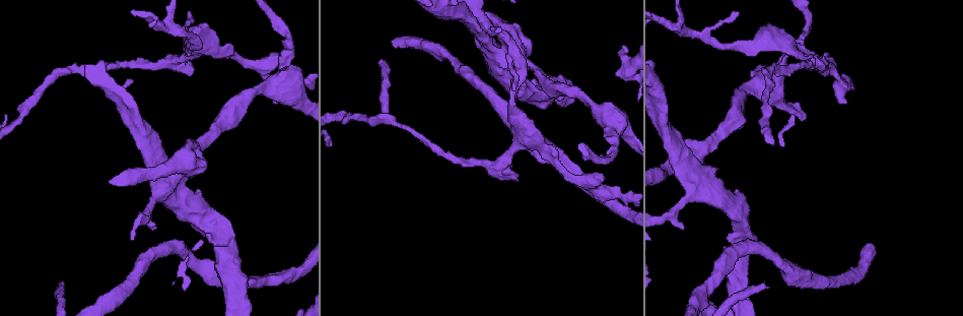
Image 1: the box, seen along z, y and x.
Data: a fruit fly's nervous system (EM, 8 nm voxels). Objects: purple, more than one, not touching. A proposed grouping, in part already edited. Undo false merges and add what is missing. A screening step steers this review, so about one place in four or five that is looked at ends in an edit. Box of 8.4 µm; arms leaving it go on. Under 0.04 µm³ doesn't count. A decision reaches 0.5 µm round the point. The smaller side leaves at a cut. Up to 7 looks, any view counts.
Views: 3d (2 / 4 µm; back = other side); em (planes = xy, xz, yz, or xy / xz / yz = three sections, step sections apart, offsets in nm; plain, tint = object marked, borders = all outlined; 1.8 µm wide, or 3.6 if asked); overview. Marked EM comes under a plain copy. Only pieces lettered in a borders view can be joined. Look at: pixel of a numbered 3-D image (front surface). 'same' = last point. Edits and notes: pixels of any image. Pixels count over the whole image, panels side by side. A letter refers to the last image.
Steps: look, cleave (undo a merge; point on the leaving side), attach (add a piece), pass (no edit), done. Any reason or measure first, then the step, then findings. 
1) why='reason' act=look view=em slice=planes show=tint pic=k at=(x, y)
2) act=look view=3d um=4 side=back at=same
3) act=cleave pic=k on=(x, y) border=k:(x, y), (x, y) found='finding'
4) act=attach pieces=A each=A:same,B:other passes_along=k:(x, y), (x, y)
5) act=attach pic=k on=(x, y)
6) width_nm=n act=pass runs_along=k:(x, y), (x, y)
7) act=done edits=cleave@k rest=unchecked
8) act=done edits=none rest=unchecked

why='an open end' act=look view=3d um=4 pic=1 at=(846, 101)

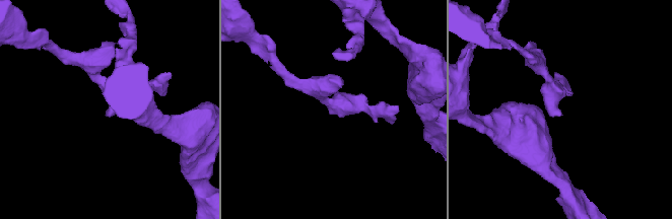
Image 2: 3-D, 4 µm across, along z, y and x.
act=look view=em slice=xy step=16 show=tint pic=2 at=(559, 113)

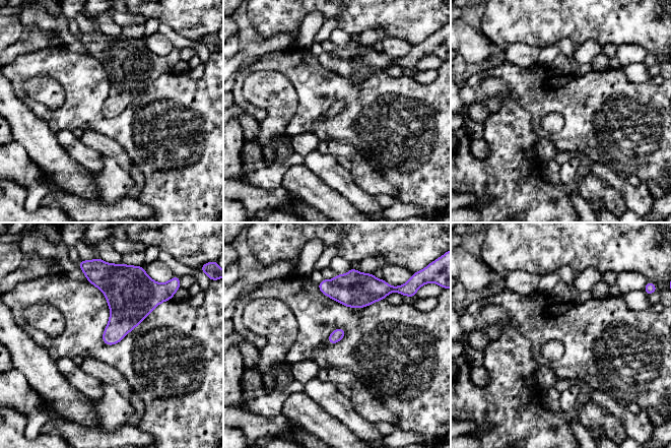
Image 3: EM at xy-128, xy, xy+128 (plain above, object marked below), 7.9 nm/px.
why='cut it another way' act=look view=em slice=planes show=borders at=same

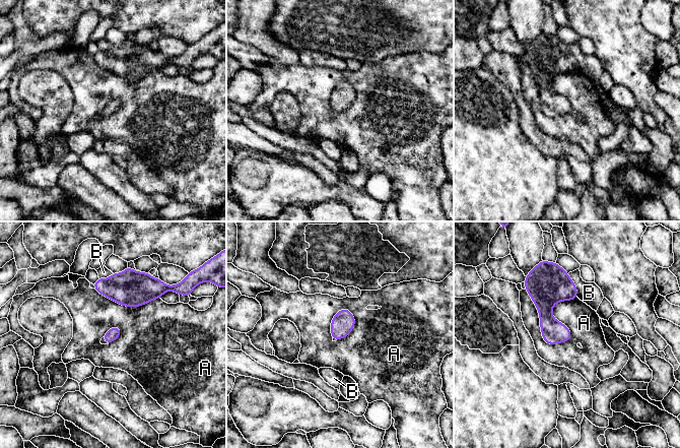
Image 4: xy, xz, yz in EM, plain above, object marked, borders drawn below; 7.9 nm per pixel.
act=pass each=A:other,B:other border=4:(525, 290), (542, 338), (568, 341) found='no lettered piece goes on from it'

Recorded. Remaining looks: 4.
why='branch stops here' act=look view=em slice=yz step=16 show=tint pic=1 at=(517, 178)

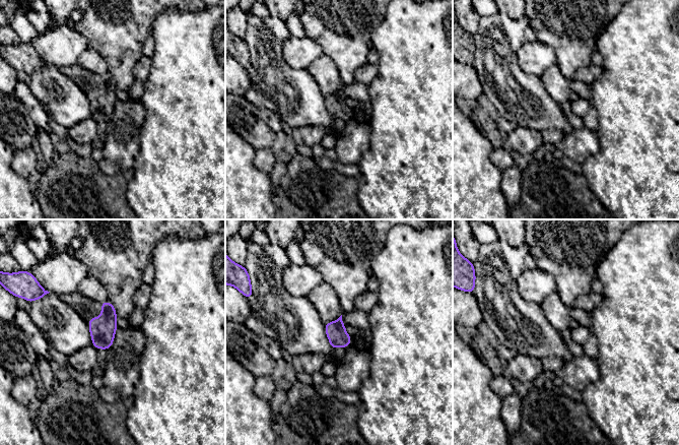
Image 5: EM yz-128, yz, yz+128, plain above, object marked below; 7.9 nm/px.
act=look view=em slice=planes show=borders at=same

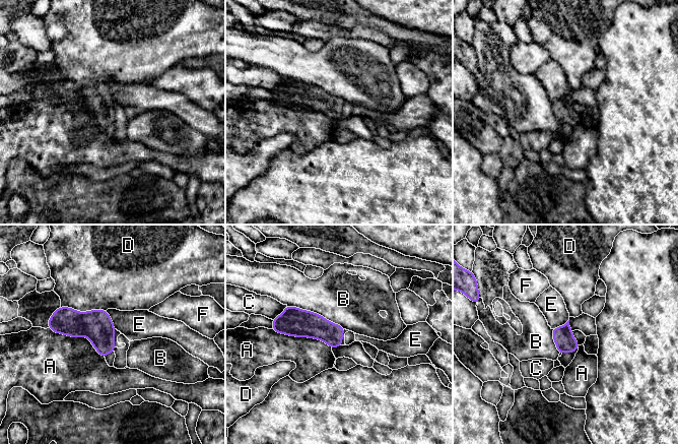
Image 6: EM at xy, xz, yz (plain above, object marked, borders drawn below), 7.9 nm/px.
act=pass each=A:other,B:other,C:other,D:other,E:other,F:other border=6:(106, 311), (115, 328) found='no lettered piece goes on from it'

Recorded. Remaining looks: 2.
why='sudden change in width' act=look view=em slice=planes show=tint pic=1 at=(504, 55)

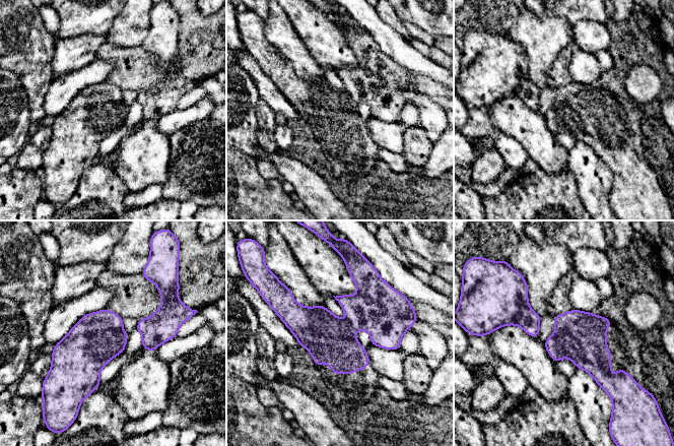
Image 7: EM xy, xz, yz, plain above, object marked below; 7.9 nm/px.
why='what lies round it' act=look view=em slice=planes show=borders at=same

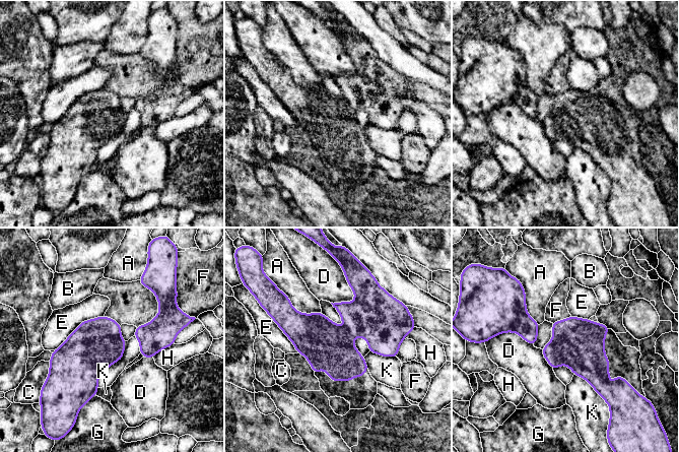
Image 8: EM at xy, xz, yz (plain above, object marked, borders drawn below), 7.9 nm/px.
width_nm=360 act=pass each=A:other,B:other,C:other,D:other,E:other,F:other,G:other,H:other,K:other runs_along=8:(280, 323), (314, 335), (399, 336) found='continuous, no second cell'

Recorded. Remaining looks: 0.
act=done edits=none rest=unchecked

